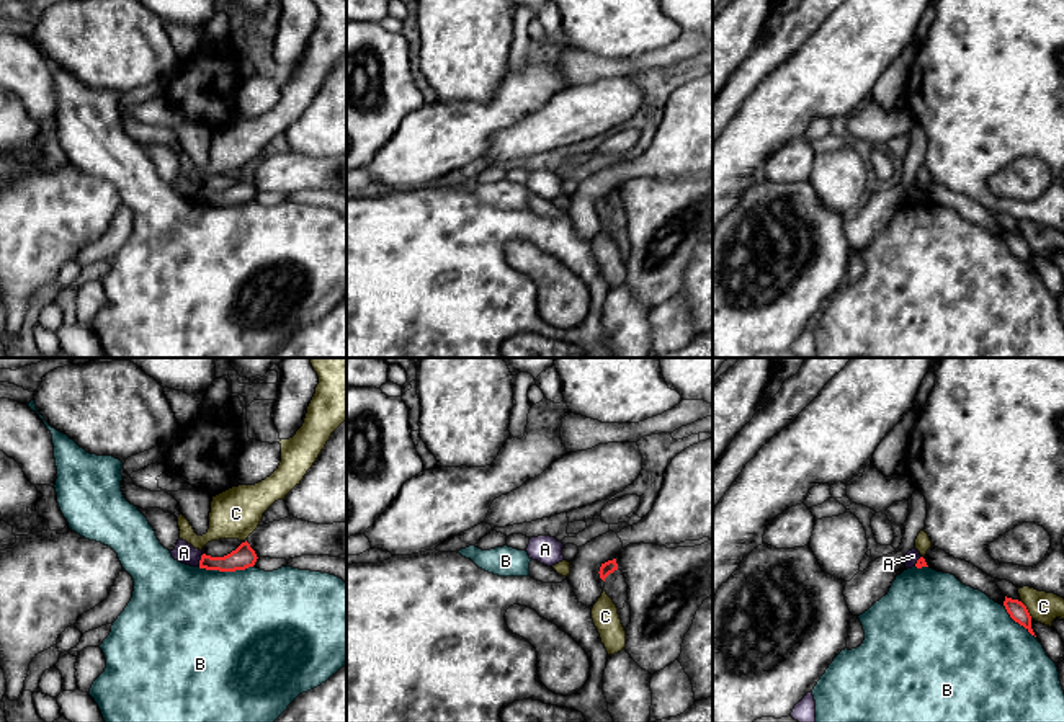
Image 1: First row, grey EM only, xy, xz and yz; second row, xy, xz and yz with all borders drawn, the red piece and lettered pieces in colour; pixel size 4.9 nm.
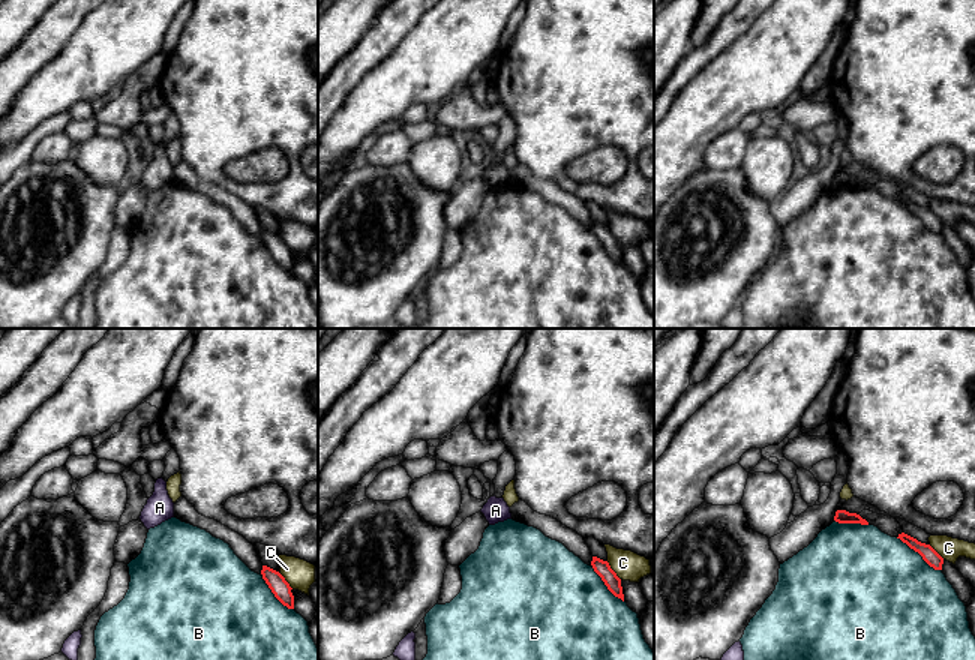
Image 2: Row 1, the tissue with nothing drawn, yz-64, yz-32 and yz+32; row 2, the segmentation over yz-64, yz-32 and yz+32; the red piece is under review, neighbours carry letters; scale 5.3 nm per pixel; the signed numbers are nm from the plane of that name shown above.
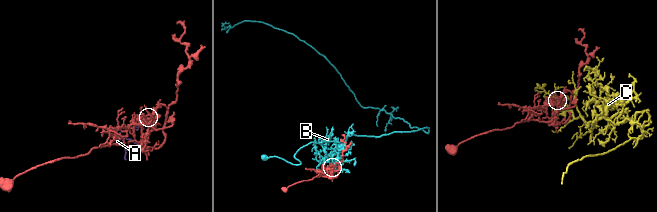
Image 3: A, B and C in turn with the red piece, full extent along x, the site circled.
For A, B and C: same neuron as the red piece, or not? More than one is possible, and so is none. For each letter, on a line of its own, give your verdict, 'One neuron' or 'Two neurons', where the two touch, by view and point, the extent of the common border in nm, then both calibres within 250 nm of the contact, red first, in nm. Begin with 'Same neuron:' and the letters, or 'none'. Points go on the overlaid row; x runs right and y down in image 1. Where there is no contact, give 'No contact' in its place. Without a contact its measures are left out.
Same neuron: none
A: Two neurons. Touches red at xy (200, 561). Shared border 70 nm. Thickness 110 nm (red) against 100 nm
B: Two neurons. Touches red at xy (226, 570). Shared border 280 nm. Thickness 110 nm (red) against 500 nm
C: Two neurons. Touches red at yz (1027, 610). Shared border 110 nm. Thickness 90 nm (red) against 150 nm

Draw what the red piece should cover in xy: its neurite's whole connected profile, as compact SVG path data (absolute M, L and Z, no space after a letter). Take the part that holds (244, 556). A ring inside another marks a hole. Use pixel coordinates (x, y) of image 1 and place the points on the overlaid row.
M245 541L235 550L224 557L211 557L203 554L199 560L199 568L219 570L219 572L235 572L253 567L257 562L257 554Z

